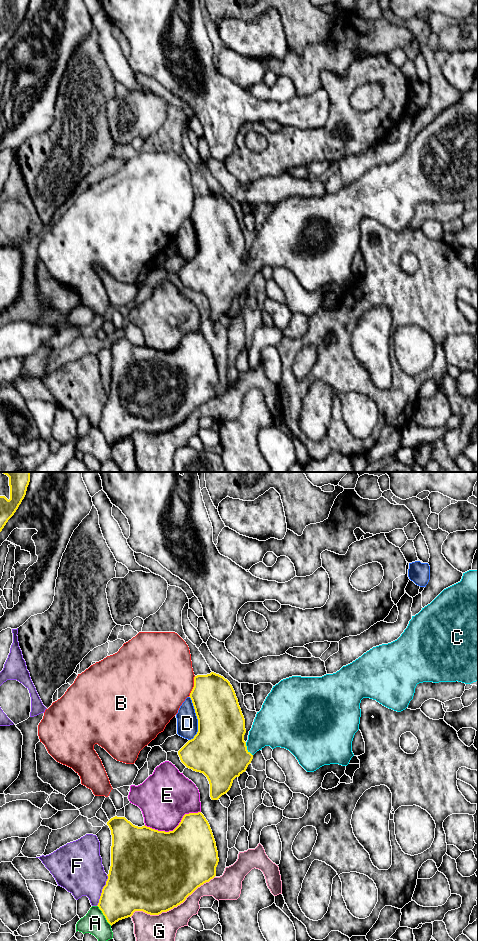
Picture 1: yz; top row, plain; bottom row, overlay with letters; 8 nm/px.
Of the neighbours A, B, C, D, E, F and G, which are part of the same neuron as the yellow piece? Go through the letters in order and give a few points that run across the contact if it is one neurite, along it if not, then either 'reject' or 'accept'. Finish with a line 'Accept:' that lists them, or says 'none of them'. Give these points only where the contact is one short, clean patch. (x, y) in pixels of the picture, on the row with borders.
A: reject
B: reject
C: line yz (218, 750), (246, 749), (269, 728); accept
D: reject
E: reject
F: reject
G: reject
Accept: C

